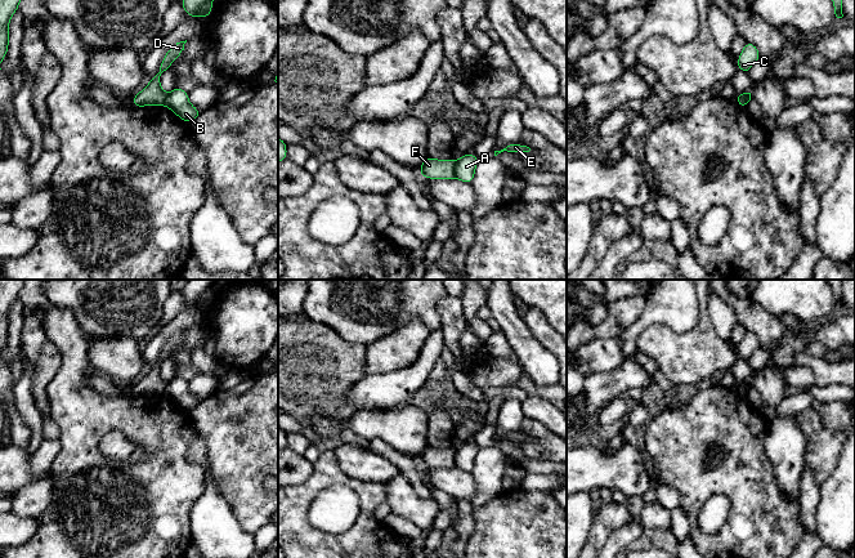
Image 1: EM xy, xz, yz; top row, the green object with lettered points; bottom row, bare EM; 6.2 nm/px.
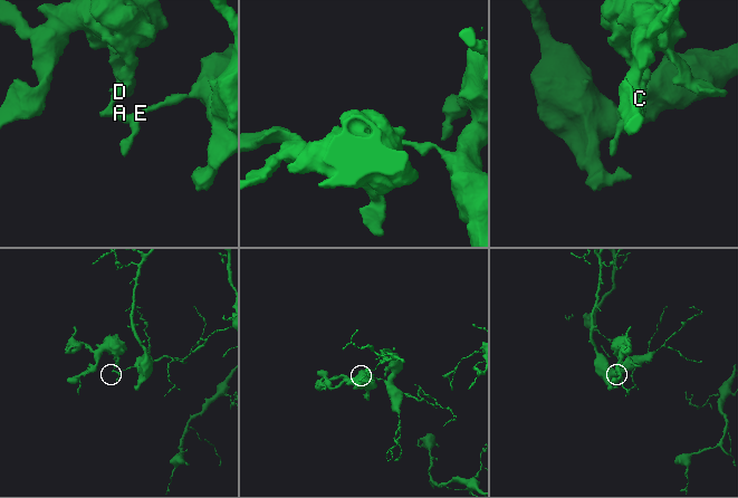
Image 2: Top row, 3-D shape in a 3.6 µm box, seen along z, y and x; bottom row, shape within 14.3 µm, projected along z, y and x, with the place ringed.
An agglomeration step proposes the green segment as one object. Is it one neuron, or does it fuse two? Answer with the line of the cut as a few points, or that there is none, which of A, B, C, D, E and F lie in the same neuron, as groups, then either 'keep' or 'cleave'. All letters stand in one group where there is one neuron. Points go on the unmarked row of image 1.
cut xz (456, 450), (455, 465); groups A B E / C D F; cleave

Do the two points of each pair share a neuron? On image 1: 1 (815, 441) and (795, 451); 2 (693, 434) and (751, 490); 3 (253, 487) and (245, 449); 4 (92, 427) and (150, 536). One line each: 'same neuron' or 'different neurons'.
1: different neurons
2: same neuron
3: same neuron
4: same neuron

